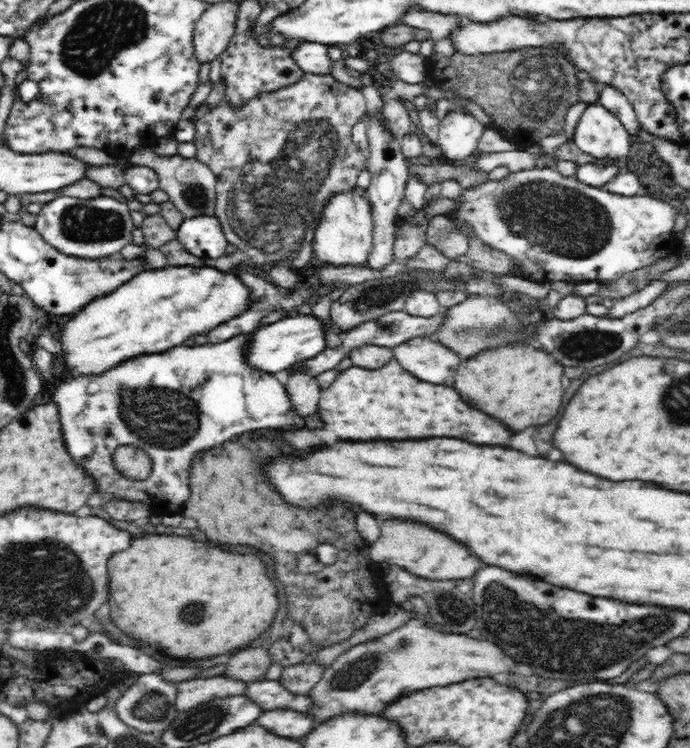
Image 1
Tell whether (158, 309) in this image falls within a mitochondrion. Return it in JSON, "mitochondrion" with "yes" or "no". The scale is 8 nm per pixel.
{"mitochondrion":"no"}

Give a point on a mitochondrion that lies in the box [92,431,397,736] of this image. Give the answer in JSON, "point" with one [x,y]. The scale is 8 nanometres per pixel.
{"point":[154,707]}

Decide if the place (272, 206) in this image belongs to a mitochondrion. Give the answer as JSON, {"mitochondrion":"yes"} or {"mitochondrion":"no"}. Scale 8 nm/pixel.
{"mitochondrion":"yes"}

